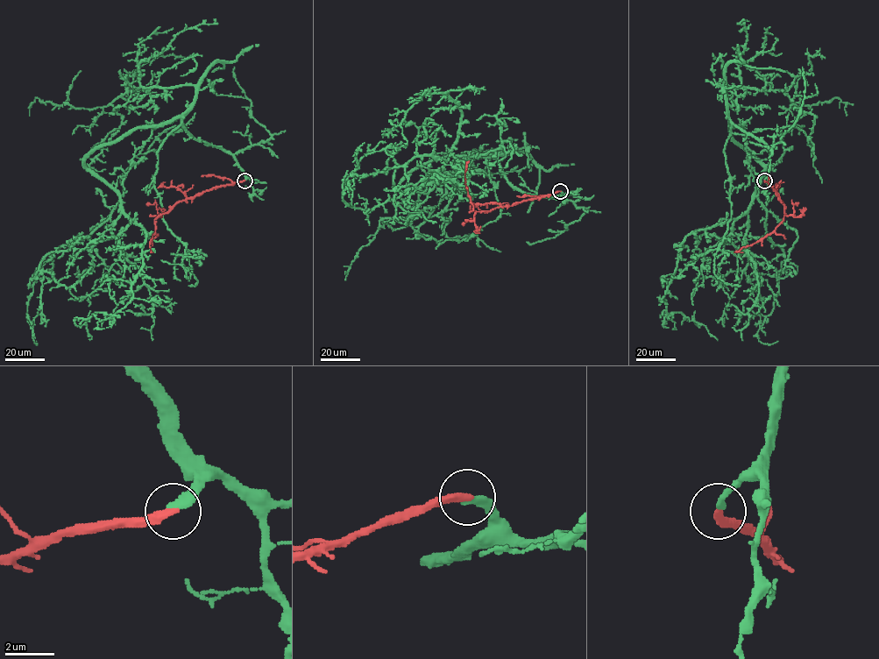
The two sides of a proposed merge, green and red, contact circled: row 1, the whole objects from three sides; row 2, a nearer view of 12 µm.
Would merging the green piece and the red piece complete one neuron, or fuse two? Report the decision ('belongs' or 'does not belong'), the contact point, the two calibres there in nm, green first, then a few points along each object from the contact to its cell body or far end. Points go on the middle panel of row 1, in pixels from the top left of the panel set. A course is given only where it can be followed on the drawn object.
belongs; at (560, 191); 320 nm thick on the green side, 300 nm on the other; green runs (560, 191), (522, 192), (495, 155), (435, 159), (400, 189), (448, 159), (448, 91), (407, 111), (405, 145); red runs (560, 191), (488, 210), (471, 210), (464, 177), (469, 161)

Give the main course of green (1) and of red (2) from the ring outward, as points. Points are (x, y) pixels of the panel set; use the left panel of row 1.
1: (244, 180), (180, 117), (85, 159), (145, 237), (132, 298), (95, 312), (89, 340)
2: (244, 180), (198, 193), (177, 201), (161, 214), (154, 220), (155, 230), (150, 242), (153, 252)

